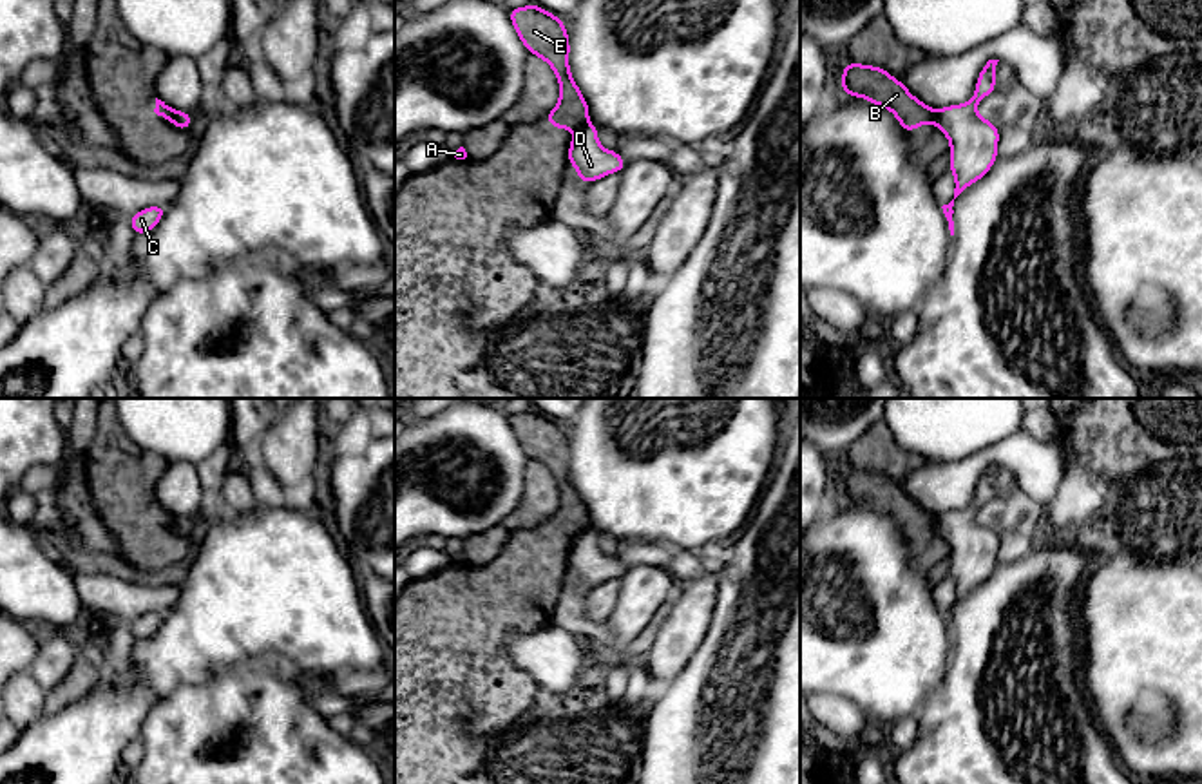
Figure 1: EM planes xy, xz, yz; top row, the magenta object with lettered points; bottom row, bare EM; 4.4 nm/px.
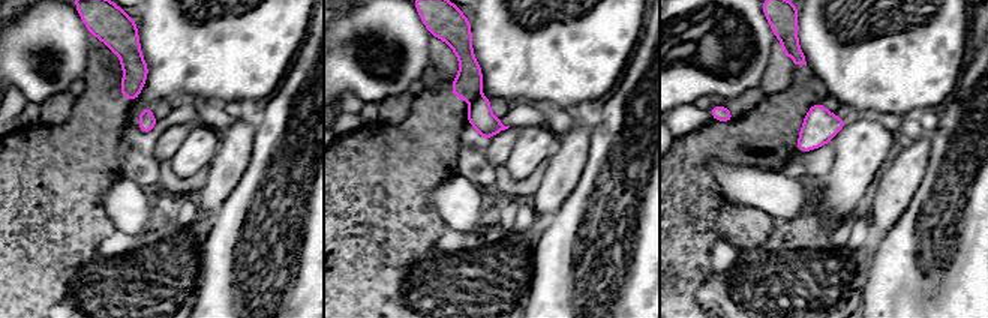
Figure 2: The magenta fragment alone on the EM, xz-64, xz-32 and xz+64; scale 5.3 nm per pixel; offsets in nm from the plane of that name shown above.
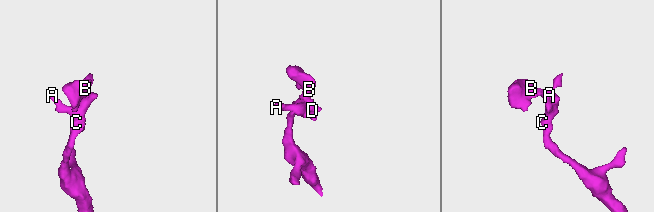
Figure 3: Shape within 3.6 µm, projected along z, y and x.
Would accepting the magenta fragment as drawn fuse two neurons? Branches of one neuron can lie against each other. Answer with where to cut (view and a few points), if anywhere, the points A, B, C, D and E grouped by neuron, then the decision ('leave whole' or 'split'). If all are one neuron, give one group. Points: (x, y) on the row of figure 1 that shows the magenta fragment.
cut yz (936, 111), (933, 122); groups A C D / B E; split

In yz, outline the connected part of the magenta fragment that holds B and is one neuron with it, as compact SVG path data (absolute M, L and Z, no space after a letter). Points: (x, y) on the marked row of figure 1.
M862 63L842 65L842 92L889 109L905 132L936 121L936 110L914 98L903 81L892 78L885 69Z

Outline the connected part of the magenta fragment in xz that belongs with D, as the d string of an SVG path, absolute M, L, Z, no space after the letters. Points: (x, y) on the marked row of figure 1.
M585 123L576 130L568 147L568 163L585 183L594 183L599 177L621 172L626 167L626 161L615 150L606 150L599 145L597 127L592 123Z

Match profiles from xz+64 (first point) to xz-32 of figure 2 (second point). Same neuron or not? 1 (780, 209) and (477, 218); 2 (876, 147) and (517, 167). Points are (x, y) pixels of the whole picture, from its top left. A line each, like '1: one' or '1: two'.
1: one
2: one

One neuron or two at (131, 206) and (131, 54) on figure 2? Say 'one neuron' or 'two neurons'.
two neurons

